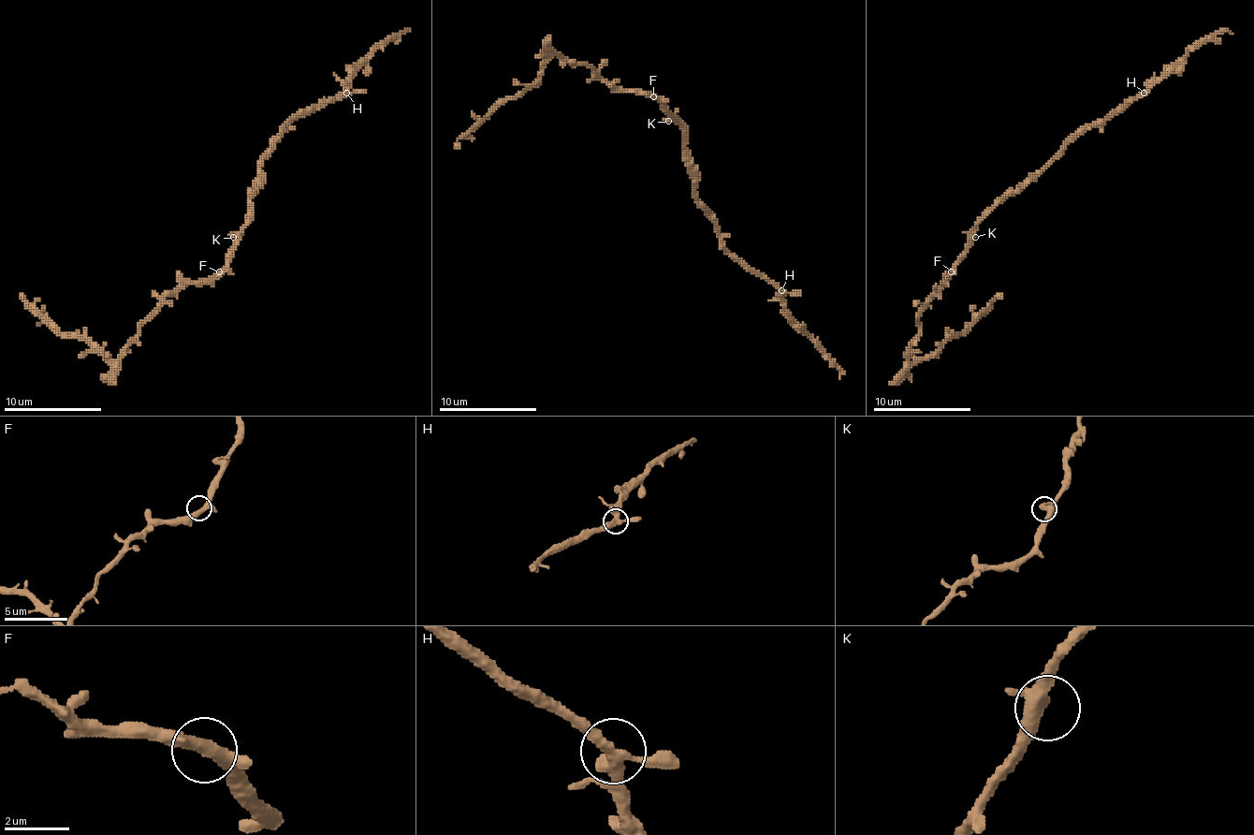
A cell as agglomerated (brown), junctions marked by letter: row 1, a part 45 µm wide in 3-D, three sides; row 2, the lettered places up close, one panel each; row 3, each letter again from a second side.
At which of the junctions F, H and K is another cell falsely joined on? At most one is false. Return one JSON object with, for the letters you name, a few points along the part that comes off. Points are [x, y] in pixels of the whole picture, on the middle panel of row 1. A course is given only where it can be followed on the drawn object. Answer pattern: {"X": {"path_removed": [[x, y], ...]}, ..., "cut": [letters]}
{"cut": []}

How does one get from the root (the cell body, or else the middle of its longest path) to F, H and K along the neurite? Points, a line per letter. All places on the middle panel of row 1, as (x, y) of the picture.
F: (680, 124), (653, 96)
H: (680, 124), (685, 128), (685, 160), (692, 180), (692, 197), (712, 217), (724, 246), (780, 290)
K: (680, 124), (668, 121)

